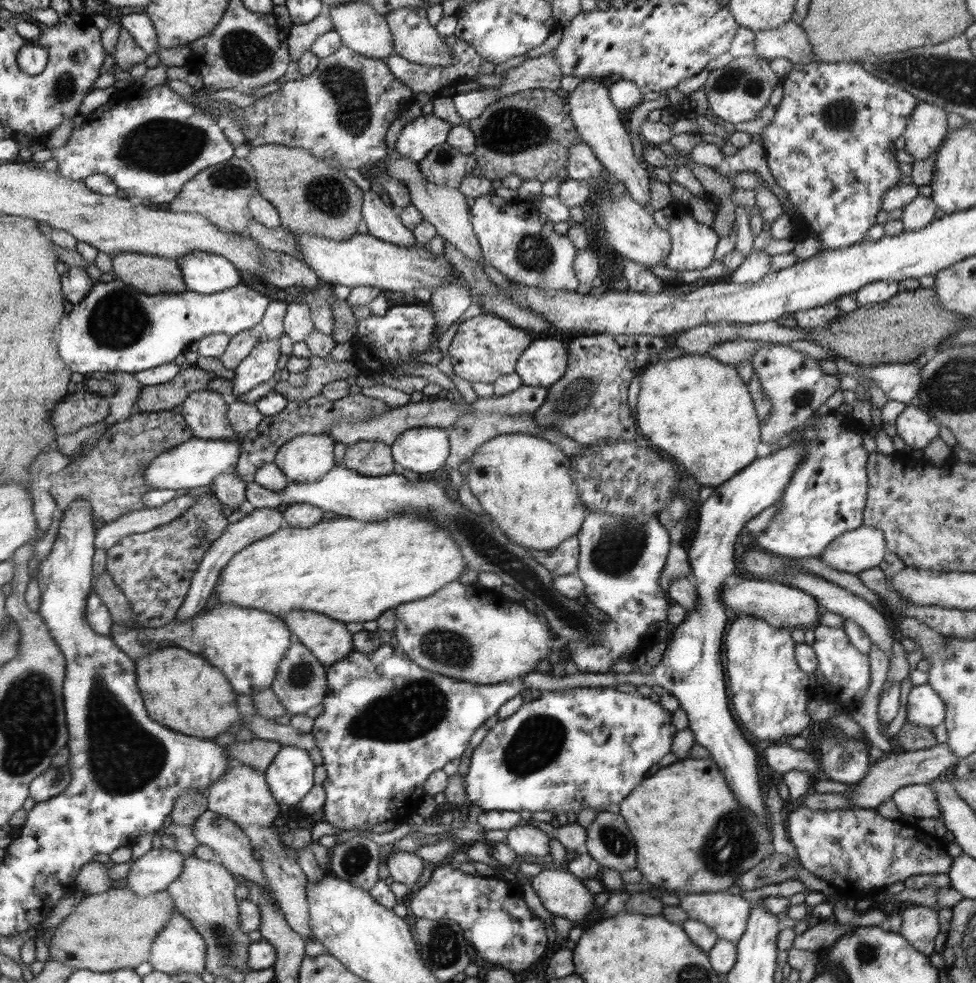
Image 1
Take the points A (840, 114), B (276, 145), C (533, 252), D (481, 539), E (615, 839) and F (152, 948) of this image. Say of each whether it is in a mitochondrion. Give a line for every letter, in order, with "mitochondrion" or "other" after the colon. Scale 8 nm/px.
A: mitochondrion
B: other
C: mitochondrion
D: mitochondrion
E: mitochondrion
F: other

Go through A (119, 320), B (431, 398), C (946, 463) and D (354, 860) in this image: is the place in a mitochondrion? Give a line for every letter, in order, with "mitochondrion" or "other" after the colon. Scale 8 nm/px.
A: mitochondrion
B: other
C: other
D: mitochondrion

